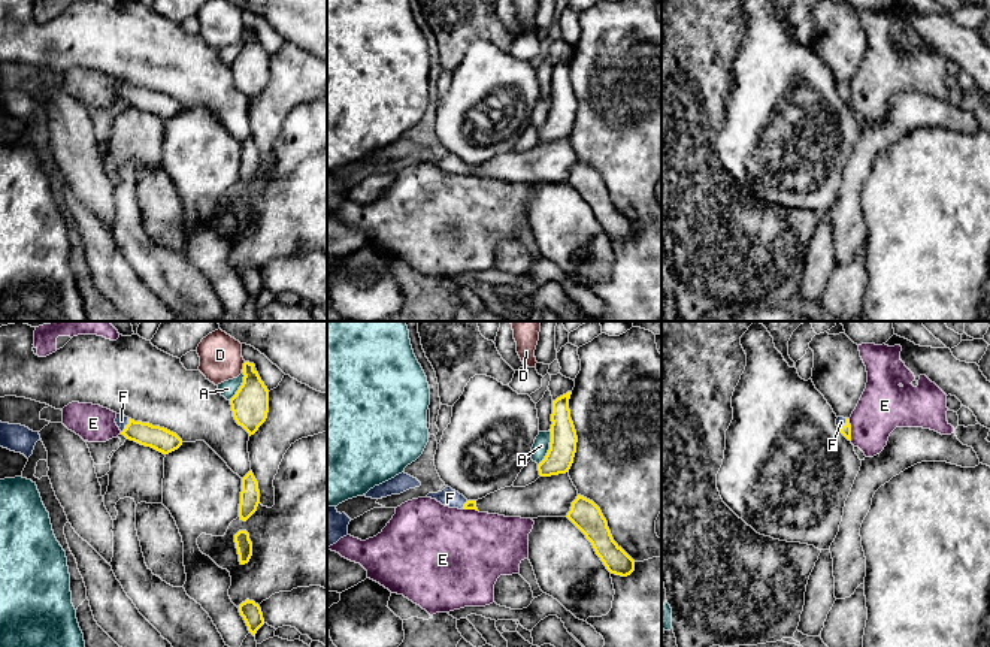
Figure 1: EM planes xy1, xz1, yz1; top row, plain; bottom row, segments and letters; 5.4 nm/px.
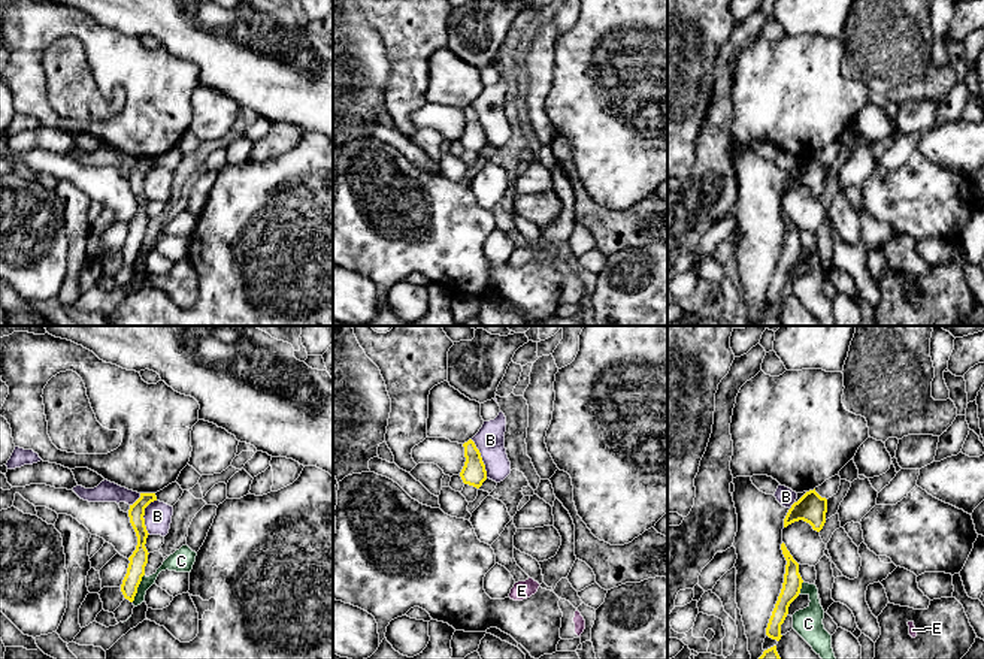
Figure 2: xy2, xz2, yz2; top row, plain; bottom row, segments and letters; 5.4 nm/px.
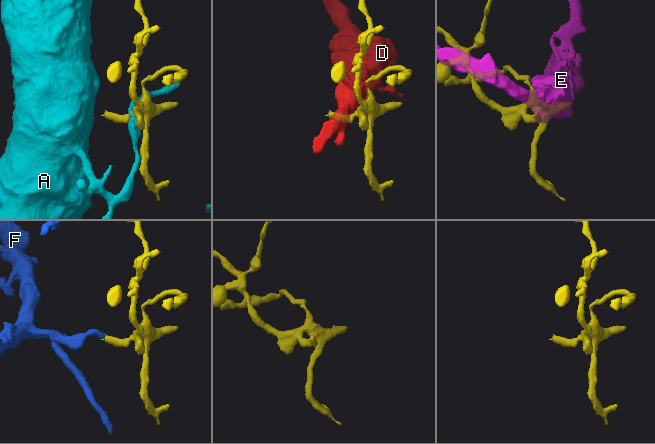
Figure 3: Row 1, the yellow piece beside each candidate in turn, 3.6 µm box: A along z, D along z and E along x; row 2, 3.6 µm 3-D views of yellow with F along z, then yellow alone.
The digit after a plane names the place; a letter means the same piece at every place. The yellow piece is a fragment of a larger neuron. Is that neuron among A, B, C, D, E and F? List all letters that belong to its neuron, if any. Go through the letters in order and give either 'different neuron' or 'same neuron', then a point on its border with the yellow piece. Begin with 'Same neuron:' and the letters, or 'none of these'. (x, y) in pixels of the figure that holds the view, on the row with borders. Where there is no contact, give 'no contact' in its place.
Same neuron: F
A: different neuron; contact xz1 (550, 449)
B: different neuron; contact xz2 (481, 459)
C: different neuron; contact xy2 (138, 586)
D: different neuron; contact xy1 (244, 366)
E: different neuron; contact yz1 (850, 429)
F: same neuron; contact xy1 (126, 426)

